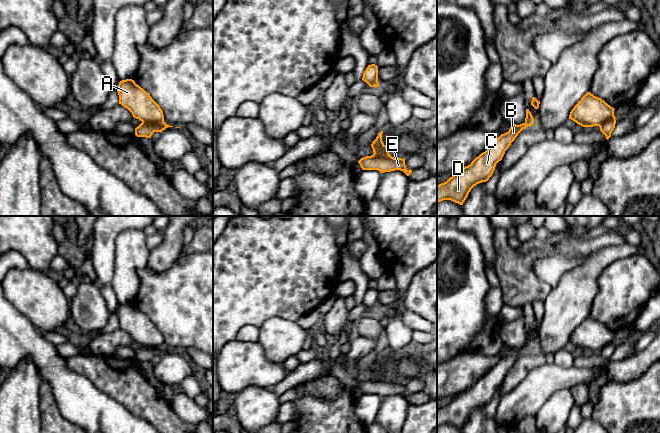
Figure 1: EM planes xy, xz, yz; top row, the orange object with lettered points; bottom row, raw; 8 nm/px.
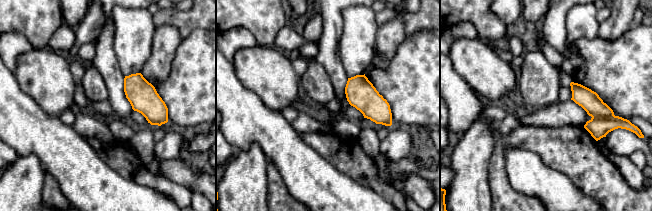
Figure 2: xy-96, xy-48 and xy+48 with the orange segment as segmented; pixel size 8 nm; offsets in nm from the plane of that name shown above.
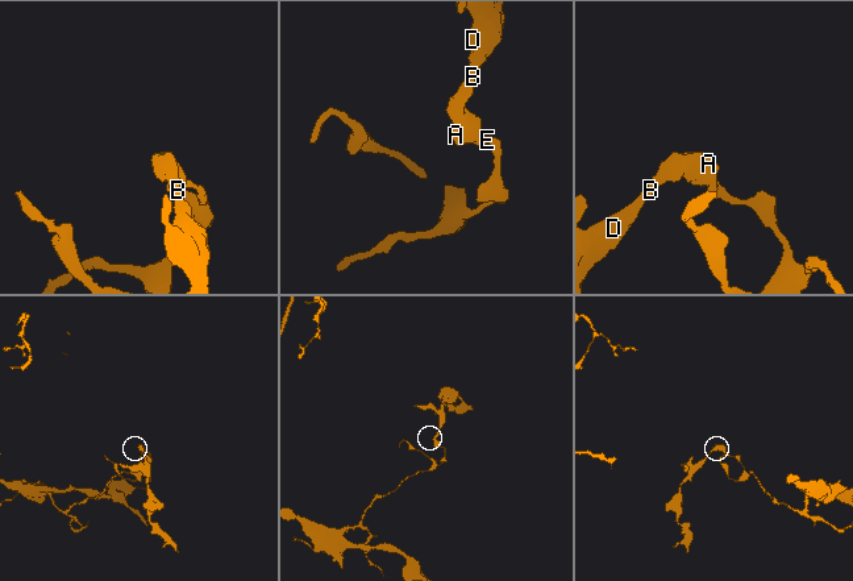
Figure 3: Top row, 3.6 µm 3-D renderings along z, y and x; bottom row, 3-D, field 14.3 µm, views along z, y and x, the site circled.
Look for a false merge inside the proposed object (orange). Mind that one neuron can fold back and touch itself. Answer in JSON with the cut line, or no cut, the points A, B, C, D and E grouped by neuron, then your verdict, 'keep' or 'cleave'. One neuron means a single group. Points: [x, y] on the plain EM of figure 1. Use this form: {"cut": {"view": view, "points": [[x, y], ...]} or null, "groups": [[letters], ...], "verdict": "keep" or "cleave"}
{"cut": {"view": "xy", "points": [[142, 345], [149, 347], [163, 346]]}, "groups": [["A", "B", "C", "D"], ["E"]], "verdict": "cleave"}

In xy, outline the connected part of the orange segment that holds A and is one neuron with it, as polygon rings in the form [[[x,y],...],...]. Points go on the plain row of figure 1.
[[[134,304],[120,305],[117,316],[119,328],[127,332],[134,342],[149,348],[161,348],[164,346],[164,339],[160,330]]]

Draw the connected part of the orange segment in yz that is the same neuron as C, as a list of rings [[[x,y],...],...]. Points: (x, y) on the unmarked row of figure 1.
[[[526,333],[525,346],[511,349],[508,356],[501,358],[488,373],[476,381],[470,389],[465,390],[446,406],[437,410],[437,427],[451,424],[463,429],[471,413],[479,407],[486,406],[492,400],[496,388],[502,384],[505,375],[518,358],[528,350],[534,349],[534,342]]]

